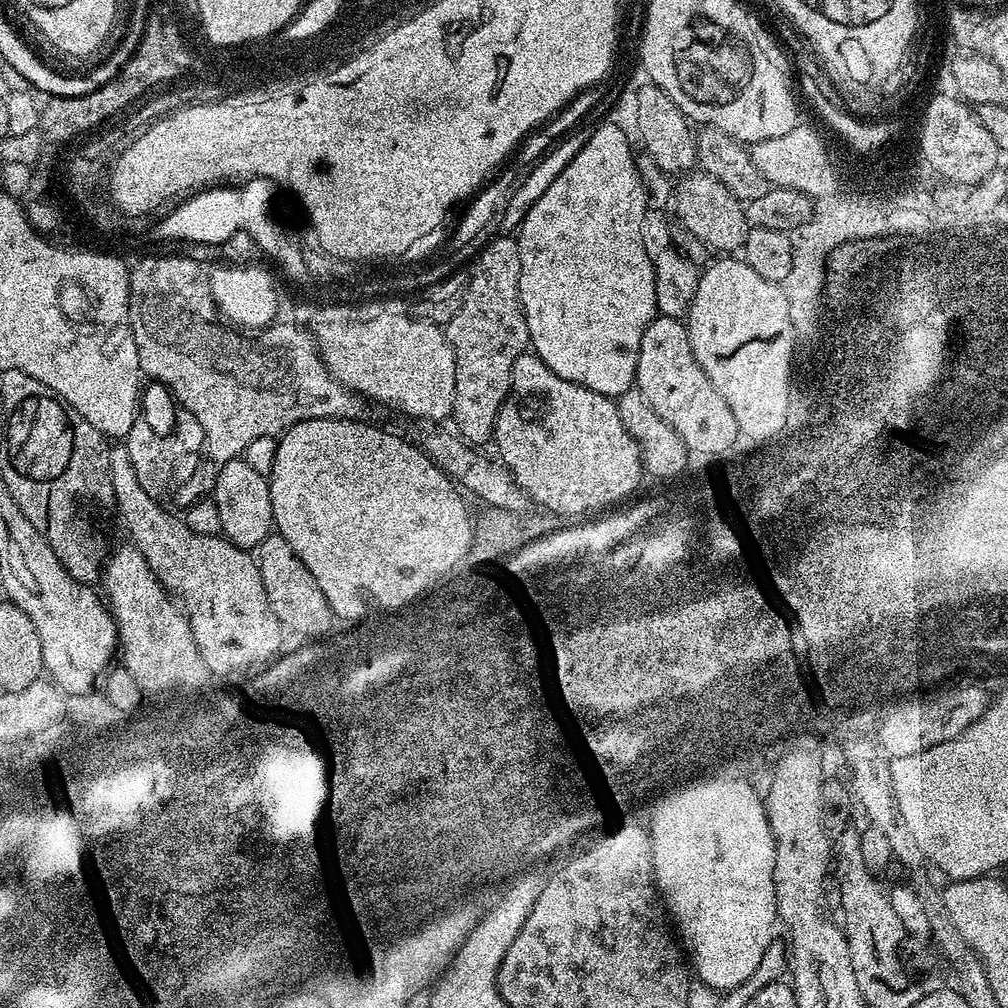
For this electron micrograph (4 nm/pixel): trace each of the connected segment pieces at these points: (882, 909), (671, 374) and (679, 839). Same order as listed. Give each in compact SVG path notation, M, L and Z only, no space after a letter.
M864 855L844 856L842 882L846 888L844 898L850 914L852 960L858 974L858 982L864 990L864 986L870 986L870 978L872 982L878 980L878 974L900 974L894 952L896 944L905 938L906 933L901 918L890 904L885 887L881 887L880 880L866 868Z
M657 315L648 323L638 350L635 387L646 394L646 400L654 406L654 410L658 410L658 414L674 426L689 453L720 458L740 440L734 410L726 406L726 398L714 390L714 382L710 382L702 366L698 366L683 319Z
M737 781L732 784L707 784L707 786L701 786L701 788L688 788L688 792L680 792L676 796L672 796L672 800L662 802L660 809L654 814L654 834L652 835L653 870L659 895L662 897L662 903L667 915L674 921L675 931L686 949L686 956L690 961L690 968L695 979L706 985L706 987L715 990L732 989L754 973L762 959L762 954L766 953L767 947L772 944L774 937L777 935L775 934L776 928L778 932L776 895L774 894L776 843L774 842L774 834L768 825L768 814L765 805L762 803L761 797L760 800L756 797L756 792L751 786L751 783Z

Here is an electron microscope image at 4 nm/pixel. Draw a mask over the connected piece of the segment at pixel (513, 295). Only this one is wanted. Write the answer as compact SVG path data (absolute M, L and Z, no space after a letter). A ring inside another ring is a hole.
M500 234L497 240L489 239L483 245L480 257L471 261L468 289L461 309L446 321L446 335L452 345L452 353L456 359L456 389L454 390L454 406L451 419L456 420L454 428L457 433L466 432L465 441L472 446L484 446L493 439L496 431L496 419L500 408L506 402L508 391L512 388L514 362L524 352L529 351L530 341L528 327L520 301L518 278L522 274L522 258L518 250L518 239L508 234Z

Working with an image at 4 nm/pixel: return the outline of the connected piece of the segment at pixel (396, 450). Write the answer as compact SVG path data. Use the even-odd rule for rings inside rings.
M307 420L307 421L306 421L306 422L298 422L298 423L297 423L297 424L295 424L295 425L294 425L294 426L290 426L290 427L289 427L289 428L288 428L288 429L286 429L286 431L285 431L285 432L282 432L282 433L280 433L280 435L279 435L279 437L278 437L278 439L277 439L277 442L276 442L276 453L275 453L275 454L274 454L274 470L273 470L273 471L272 471L272 474L271 474L271 476L269 476L269 477L267 477L267 482L268 482L268 489L269 489L269 490L270 490L270 506L271 506L271 507L272 507L272 522L273 522L273 525L274 525L274 528L275 528L275 531L276 531L276 532L277 532L277 533L278 533L278 534L279 534L279 536L281 536L281 537L282 537L282 538L286 538L286 542L290 542L290 550L294 550L294 554L298 554L298 558L302 558L302 562L303 562L303 563L304 563L304 565L305 565L305 566L306 566L306 570L310 570L310 574L314 574L314 582L318 582L318 586L322 586L322 594L326 594L326 602L330 602L330 606L331 606L331 607L332 607L332 615L333 615L333 617L336 617L336 618L339 618L339 619L340 619L340 616L341 616L341 618L342 618L342 619L344 619L344 620L346 620L346 621L344 621L344 622L360 622L360 621L363 621L363 620L364 620L364 619L365 619L365 618L368 618L368 617L369 617L369 616L370 616L370 615L371 615L371 614L372 614L372 613L374 613L374 612L376 612L376 611L377 611L377 610L379 610L379 609L380 609L380 608L392 608L392 607L393 607L393 606L394 606L394 605L396 605L396 604L404 604L404 600L409 600L409 599L410 599L410 597L411 597L411 596L416 596L416 592L420 592L420 588L424 588L424 584L428 584L428 580L436 580L436 576L441 576L441 575L442 575L442 573L444 573L444 568L448 568L448 567L450 567L450 565L451 565L451 564L456 564L456 560L457 560L457 559L458 559L458 558L459 558L459 556L460 556L460 552L464 552L464 548L468 548L468 521L470 521L470 520L471 520L471 519L473 519L473 517L474 517L474 516L473 516L473 513L472 513L472 512L471 512L471 511L470 511L470 510L468 510L468 504L467 504L467 502L466 502L466 501L464 501L464 500L463 500L463 498L464 498L464 499L465 499L465 497L464 497L464 496L463 496L463 495L462 495L462 492L461 492L461 489L460 489L460 488L459 488L459 487L457 487L457 485L456 485L456 484L455 484L455 483L453 483L453 484L444 484L444 478L445 478L445 477L446 477L446 476L447 476L447 475L446 475L446 473L444 473L444 474L443 474L443 476L440 476L440 474L441 474L441 473L442 473L442 472L443 472L443 470L439 470L439 472L436 472L436 469L437 469L437 468L438 468L438 466L437 466L437 465L436 465L436 467L435 467L435 468L432 468L432 466L433 466L433 465L434 465L434 461L433 461L433 460L432 460L432 459L431 459L431 458L429 458L429 457L428 457L428 454L427 454L427 452L425 452L425 451L424 451L424 449L423 449L423 448L421 448L421 447L419 447L419 446L417 446L417 445L416 445L416 444L415 444L415 443L413 443L413 441L412 441L412 440L411 440L411 439L408 439L408 440L409 440L409 441L408 441L408 440L403 440L403 438L402 438L402 437L400 437L400 436L395 436L395 434L394 434L394 433L392 433L392 432L387 432L387 430L386 430L386 429L384 429L384 428L375 428L375 426L374 426L374 425L372 425L372 424L368 424L368 423L369 423L369 422L365 422L365 421L364 421L364 420Z

